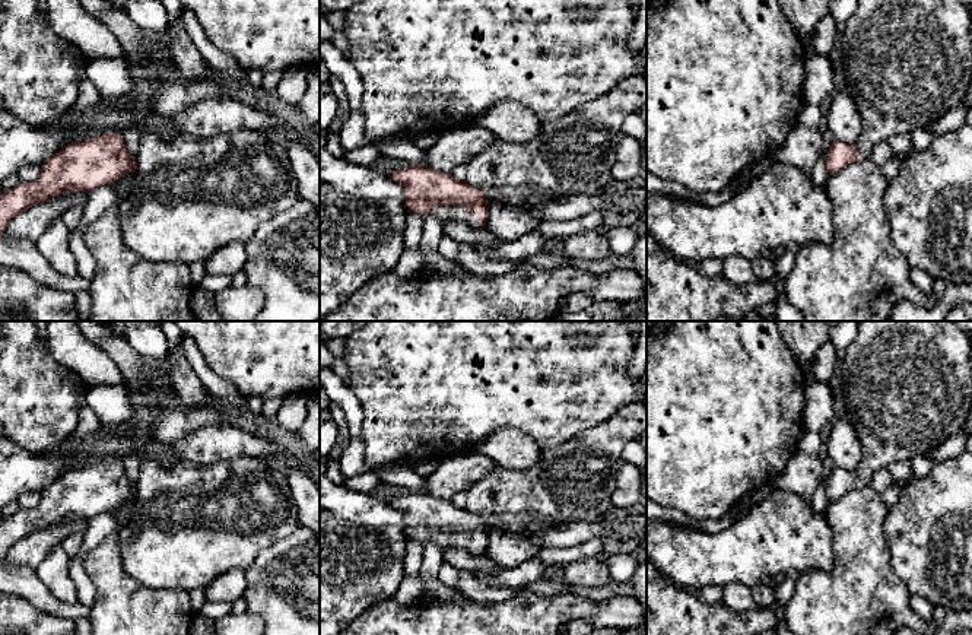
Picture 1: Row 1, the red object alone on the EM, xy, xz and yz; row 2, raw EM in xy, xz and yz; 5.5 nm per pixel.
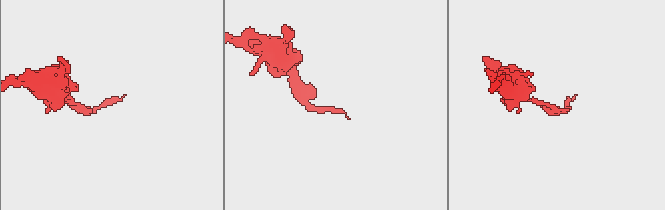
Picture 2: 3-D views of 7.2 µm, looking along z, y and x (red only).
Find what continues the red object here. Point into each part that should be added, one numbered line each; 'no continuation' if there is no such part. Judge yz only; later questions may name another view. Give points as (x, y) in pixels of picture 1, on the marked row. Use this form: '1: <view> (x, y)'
1: yz (907, 63)

